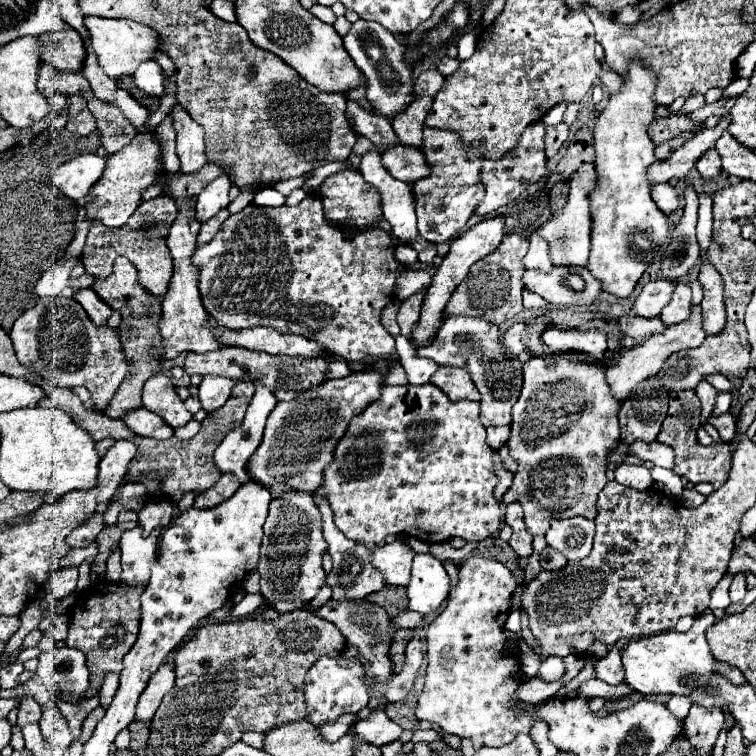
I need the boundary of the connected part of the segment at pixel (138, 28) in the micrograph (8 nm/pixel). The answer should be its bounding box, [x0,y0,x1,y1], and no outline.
[85,16,161,78]

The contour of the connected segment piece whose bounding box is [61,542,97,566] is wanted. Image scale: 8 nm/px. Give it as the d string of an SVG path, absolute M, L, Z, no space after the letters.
M93 542L87 548L71 548L71 552L61 560L61 566L73 566L73 564L81 564L86 560L93 560L94 556L91 555L90 550L97 550L97 542Z

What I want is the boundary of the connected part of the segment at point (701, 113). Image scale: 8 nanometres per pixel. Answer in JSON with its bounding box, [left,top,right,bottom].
[689,96,737,122]

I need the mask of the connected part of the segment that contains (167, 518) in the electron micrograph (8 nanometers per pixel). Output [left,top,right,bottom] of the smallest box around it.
[139,500,173,536]

